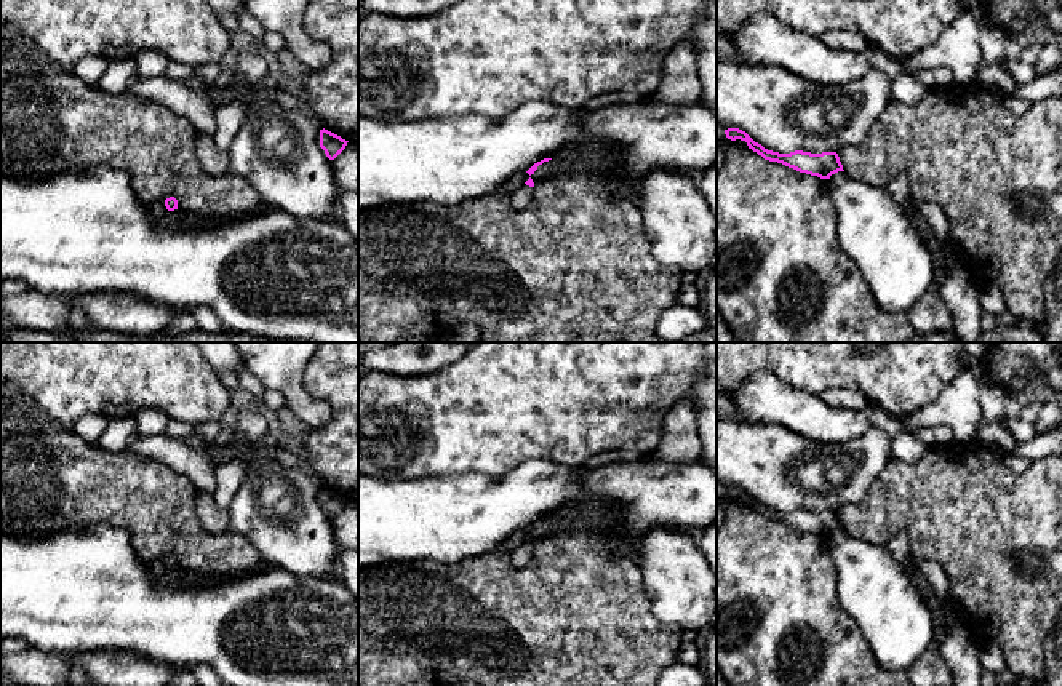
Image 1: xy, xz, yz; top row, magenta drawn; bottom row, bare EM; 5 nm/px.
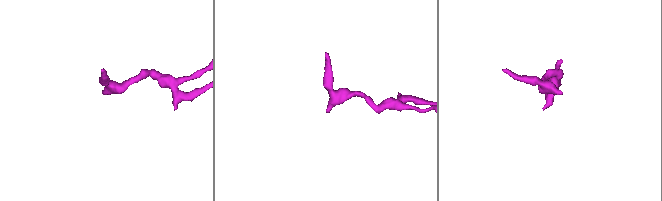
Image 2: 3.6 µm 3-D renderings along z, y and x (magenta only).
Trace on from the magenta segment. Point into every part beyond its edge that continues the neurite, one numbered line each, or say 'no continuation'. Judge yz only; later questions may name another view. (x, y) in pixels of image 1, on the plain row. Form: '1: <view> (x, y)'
no continuation

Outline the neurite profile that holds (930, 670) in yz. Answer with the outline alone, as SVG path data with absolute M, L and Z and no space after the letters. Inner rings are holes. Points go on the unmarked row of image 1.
M937 648L928 651L905 670L913 686L953 686L953 673Z

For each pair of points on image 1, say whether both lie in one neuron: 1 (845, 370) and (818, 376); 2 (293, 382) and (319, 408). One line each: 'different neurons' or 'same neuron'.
1: same neuron
2: same neuron

